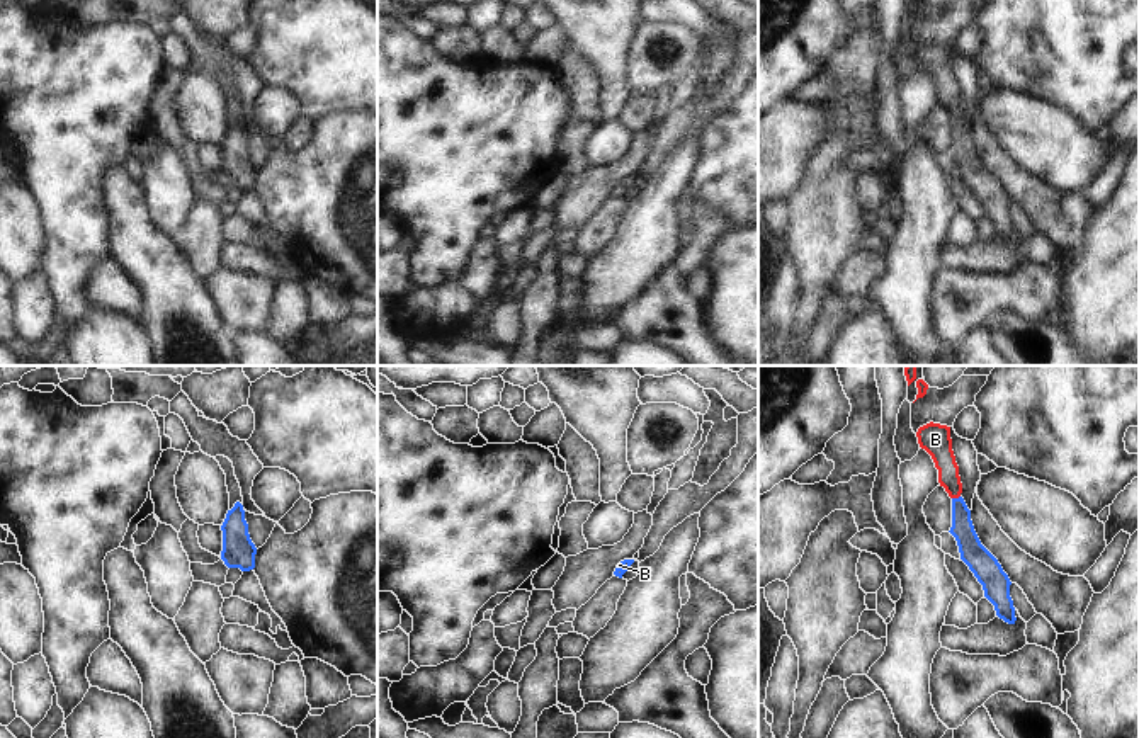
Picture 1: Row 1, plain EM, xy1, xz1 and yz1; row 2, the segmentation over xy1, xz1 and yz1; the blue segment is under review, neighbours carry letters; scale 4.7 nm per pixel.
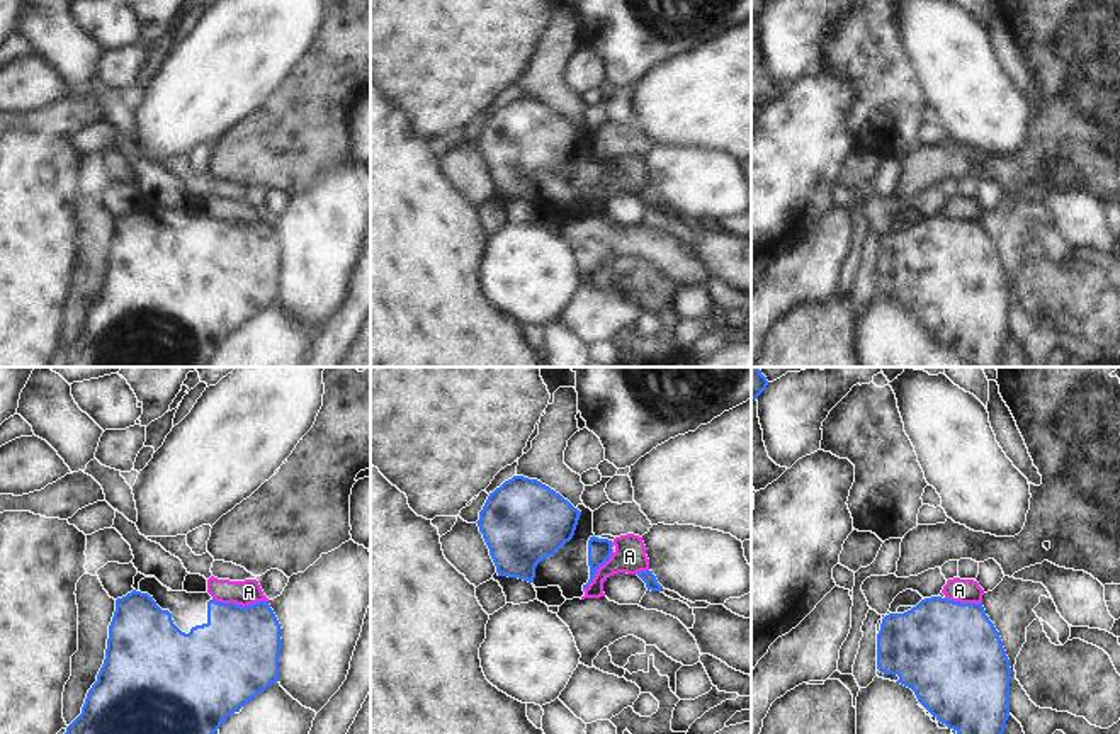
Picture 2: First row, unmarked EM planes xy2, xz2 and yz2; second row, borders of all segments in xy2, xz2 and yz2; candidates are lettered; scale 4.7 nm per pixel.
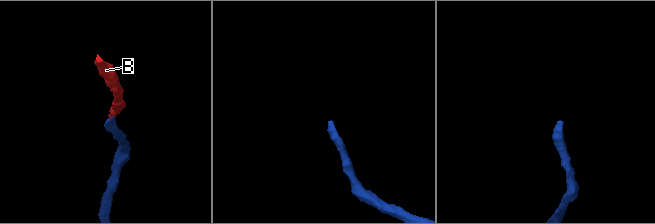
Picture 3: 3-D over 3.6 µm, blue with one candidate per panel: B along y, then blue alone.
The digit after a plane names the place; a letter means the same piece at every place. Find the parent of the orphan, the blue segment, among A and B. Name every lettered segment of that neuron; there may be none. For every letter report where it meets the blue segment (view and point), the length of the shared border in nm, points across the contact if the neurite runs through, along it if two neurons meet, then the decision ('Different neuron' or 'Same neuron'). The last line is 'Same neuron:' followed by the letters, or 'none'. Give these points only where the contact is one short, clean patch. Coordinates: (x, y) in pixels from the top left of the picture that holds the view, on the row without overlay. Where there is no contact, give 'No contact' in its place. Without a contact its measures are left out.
A: Touches blue at xy2 (240, 225). Shared border 260 nm. Boundary: xy2 (213, 216), (242, 225), (267, 221). Different neuron
B: Touches blue at yz1 (956, 118). Shared border 40 nm. Path across: yz1 (969, 165), (956, 118), (940, 68). Same neuron
Same neuron: B

